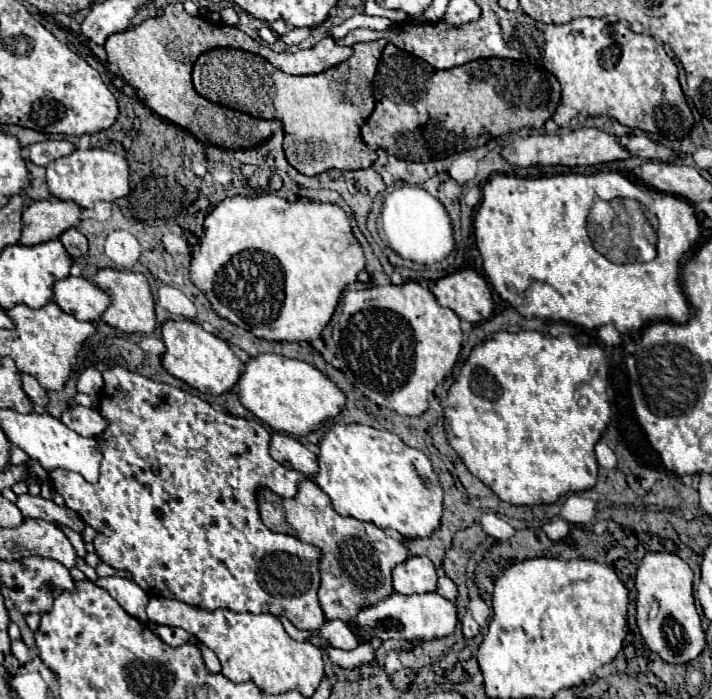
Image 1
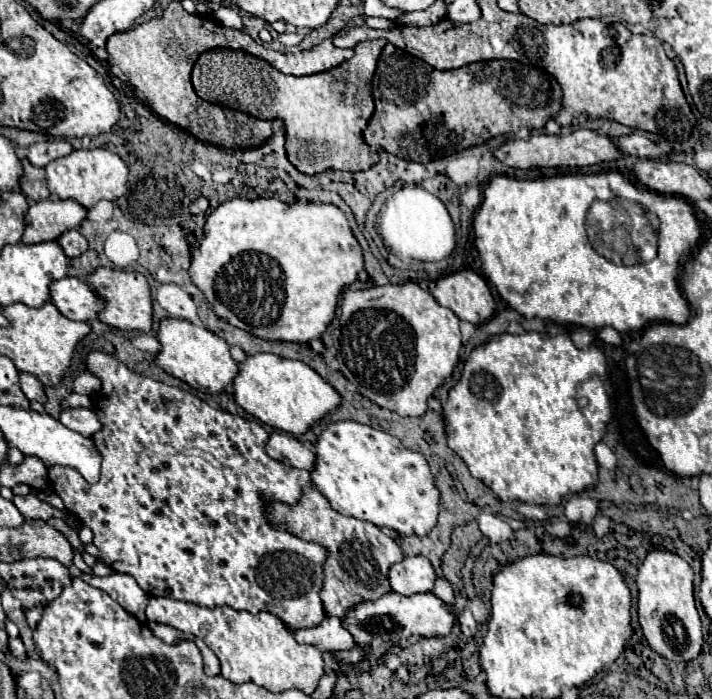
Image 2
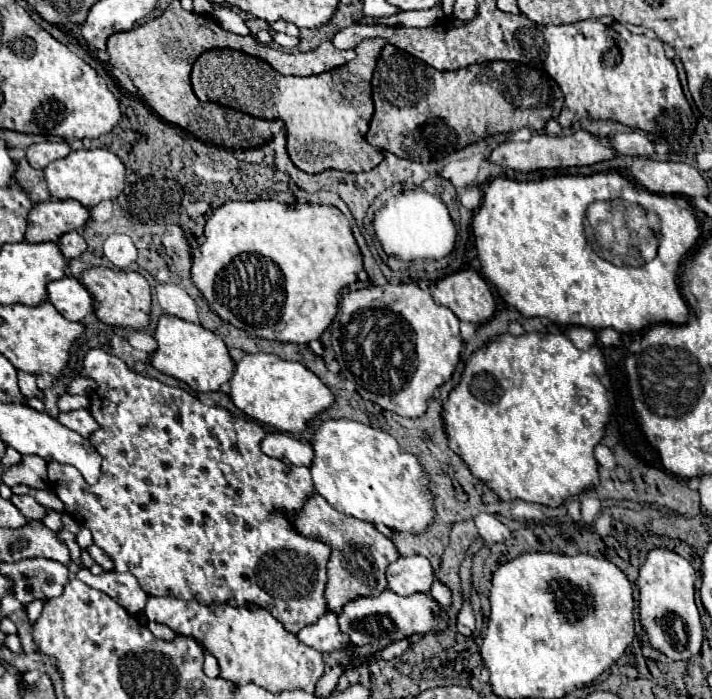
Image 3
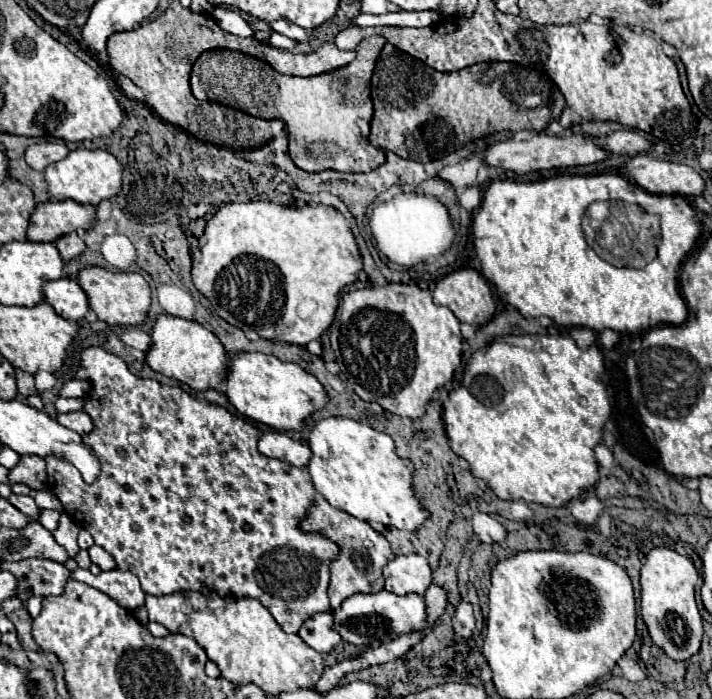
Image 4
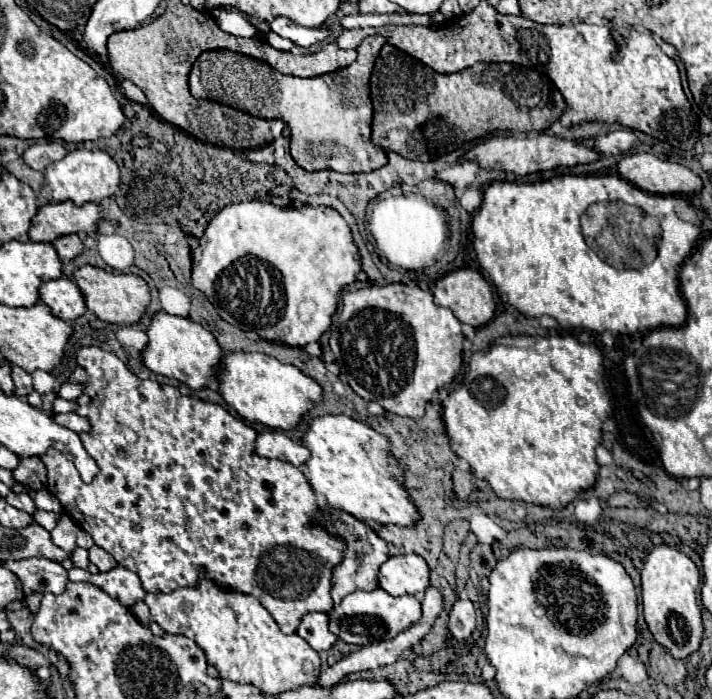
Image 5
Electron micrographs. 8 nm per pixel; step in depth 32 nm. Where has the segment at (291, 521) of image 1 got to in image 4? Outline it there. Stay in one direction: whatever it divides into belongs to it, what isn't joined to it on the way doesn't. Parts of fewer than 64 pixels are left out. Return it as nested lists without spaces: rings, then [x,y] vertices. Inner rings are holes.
[[[318,498],[314,502],[314,508],[310,508],[310,516],[302,520],[302,530],[304,532],[322,532],[328,540],[334,540],[342,552],[338,552],[338,560],[330,564],[330,608],[340,608],[342,600],[350,598],[354,592],[362,594],[374,594],[384,590],[382,584],[382,568],[394,558],[394,552],[390,548],[390,542],[376,532],[368,522],[362,522],[346,512],[340,512],[332,508],[324,498]]]

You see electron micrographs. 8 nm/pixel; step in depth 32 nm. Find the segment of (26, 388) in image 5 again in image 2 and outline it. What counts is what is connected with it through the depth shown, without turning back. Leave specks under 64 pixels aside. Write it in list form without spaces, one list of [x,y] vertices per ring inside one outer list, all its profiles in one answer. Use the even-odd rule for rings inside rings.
[[[22,372],[22,374],[20,374],[20,386],[22,386],[22,392],[26,394],[28,400],[36,400],[36,402],[40,402],[40,404],[46,404],[44,388],[42,388],[42,384],[38,382],[36,376]]]

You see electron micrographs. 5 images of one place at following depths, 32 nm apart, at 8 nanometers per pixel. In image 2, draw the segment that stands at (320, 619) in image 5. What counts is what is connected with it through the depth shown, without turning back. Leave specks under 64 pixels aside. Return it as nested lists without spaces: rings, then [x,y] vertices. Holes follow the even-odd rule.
[[[324,618],[320,626],[316,628],[304,628],[304,630],[290,630],[292,636],[302,644],[312,644],[318,650],[334,652],[334,650],[352,650],[356,646],[354,638],[346,628],[342,628],[340,618]]]

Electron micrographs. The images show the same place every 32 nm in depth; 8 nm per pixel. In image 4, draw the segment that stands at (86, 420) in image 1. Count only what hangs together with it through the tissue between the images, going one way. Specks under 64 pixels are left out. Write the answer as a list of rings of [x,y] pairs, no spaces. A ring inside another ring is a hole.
[[[78,410],[78,412],[68,412],[68,414],[58,414],[56,418],[62,426],[78,432],[80,436],[86,436],[94,430],[94,422],[90,420],[90,416],[86,416],[86,412]]]

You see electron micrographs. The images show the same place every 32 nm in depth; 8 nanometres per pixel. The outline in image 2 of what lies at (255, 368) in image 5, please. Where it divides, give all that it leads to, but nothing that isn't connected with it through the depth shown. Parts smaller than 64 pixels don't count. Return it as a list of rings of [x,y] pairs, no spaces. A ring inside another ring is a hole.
[[[254,354],[240,364],[234,380],[236,402],[260,422],[296,436],[306,434],[324,416],[334,414],[342,396],[314,368],[300,360],[288,360],[276,354]]]

